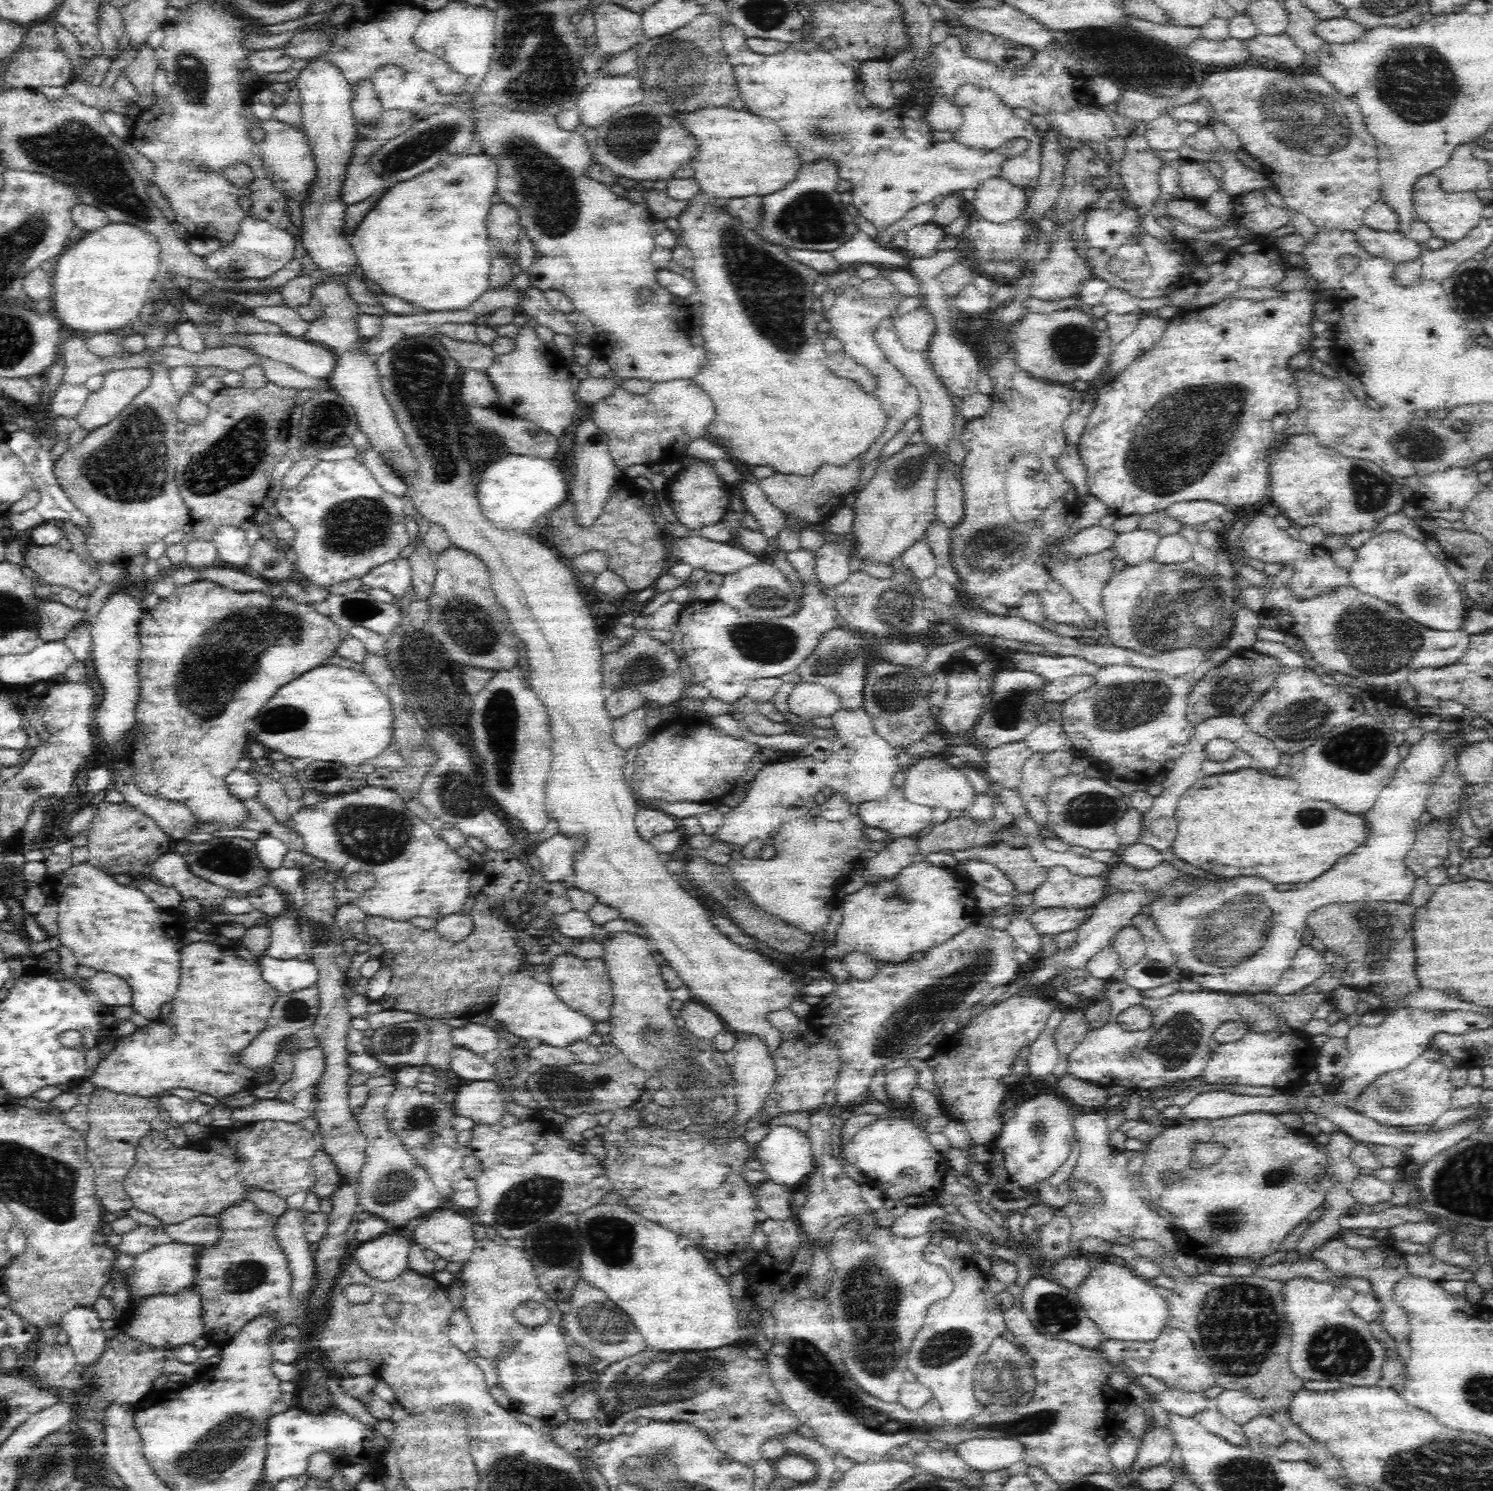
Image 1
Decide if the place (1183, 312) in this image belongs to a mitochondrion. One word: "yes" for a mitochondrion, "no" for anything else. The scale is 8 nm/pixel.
no

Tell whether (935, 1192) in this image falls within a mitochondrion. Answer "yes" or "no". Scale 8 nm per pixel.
no

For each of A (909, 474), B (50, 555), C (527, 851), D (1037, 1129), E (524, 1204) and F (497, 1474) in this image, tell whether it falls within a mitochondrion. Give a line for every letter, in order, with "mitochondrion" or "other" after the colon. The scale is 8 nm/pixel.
A: mitochondrion
B: other
C: other
D: mitochondrion
E: mitochondrion
F: mitochondrion

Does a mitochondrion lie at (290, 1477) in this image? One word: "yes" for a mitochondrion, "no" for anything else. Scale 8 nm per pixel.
no

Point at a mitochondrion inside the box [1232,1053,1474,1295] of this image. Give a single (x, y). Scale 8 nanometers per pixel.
(1394, 1098)

